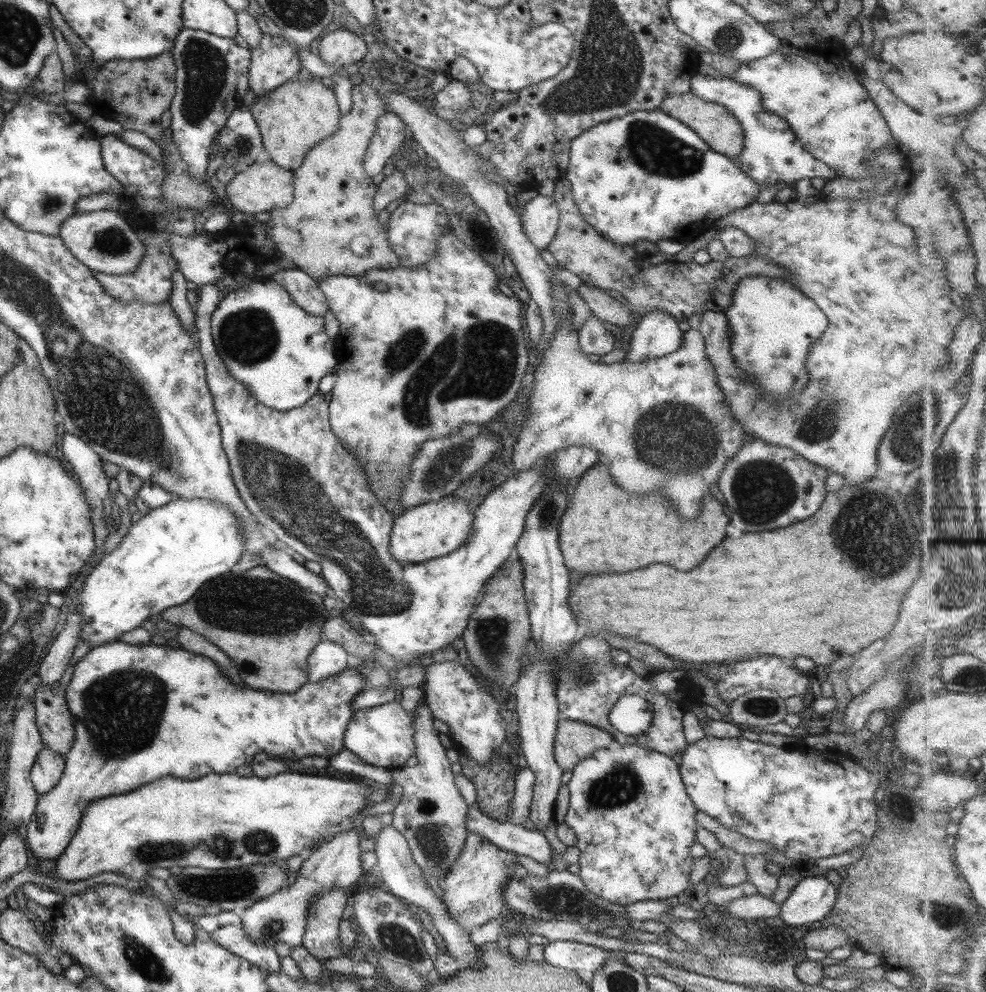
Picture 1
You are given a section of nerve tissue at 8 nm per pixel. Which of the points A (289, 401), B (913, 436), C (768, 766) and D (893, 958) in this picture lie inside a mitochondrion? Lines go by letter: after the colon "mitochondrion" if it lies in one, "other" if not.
A: other
B: mitochondrion
C: other
D: other

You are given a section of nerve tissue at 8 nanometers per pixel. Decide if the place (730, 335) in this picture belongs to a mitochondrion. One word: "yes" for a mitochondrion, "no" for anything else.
no

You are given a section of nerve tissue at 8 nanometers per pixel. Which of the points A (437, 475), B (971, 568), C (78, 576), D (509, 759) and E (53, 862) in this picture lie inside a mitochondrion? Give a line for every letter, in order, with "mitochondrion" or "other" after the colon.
A: mitochondrion
B: mitochondrion
C: other
D: other
E: other

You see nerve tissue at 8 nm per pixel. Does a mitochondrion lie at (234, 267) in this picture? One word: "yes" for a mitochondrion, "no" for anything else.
no

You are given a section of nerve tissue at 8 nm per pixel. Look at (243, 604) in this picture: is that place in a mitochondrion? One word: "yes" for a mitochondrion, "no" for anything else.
yes

